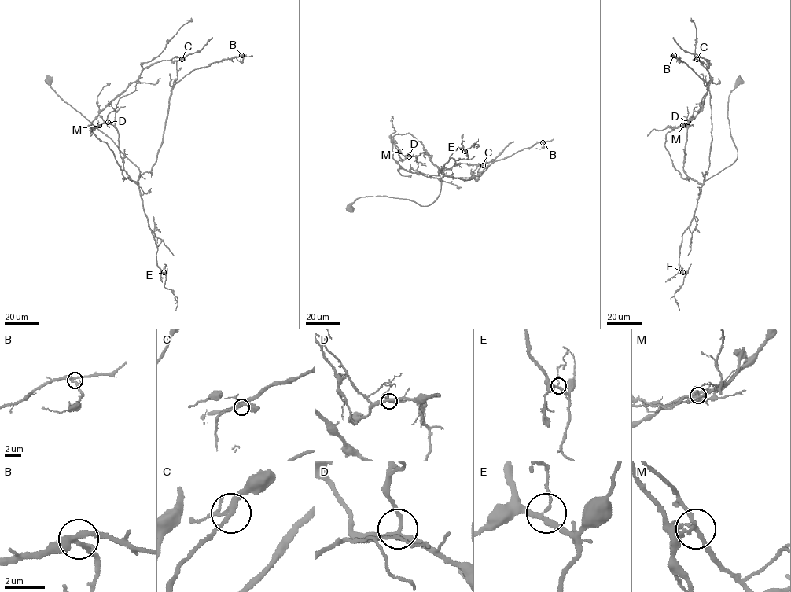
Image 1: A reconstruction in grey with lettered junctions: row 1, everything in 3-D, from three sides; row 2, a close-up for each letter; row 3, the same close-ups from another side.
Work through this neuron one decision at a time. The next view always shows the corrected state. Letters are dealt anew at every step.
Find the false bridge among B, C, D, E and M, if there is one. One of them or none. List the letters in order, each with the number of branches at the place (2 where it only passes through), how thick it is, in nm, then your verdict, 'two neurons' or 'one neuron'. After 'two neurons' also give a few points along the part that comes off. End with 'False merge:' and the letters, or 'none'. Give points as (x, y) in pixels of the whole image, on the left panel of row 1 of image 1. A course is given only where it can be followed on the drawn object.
B: 4 | 280 nm | one neuron
C: 3 | 200 nm | one neuron
D: 3 | 240 nm | one neuron
E: 3 | 220 nm | one neuron
M: 4 | 180 nm | two neurons | (99, 125), (90, 127), (94, 130), (90, 129), (90, 136)
False merge: M

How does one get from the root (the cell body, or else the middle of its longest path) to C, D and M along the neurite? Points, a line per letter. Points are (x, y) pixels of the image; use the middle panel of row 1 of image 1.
C: (350, 207), (361, 196), (378, 196), (427, 206), (439, 193), (439, 172), (463, 180), (478, 179), (483, 165)
D: (350, 207), (364, 196), (430, 204), (441, 189), (438, 168), (425, 152), (409, 156)
M: (350, 207), (364, 196), (423, 206), (436, 199), (441, 180), (431, 156), (400, 152)

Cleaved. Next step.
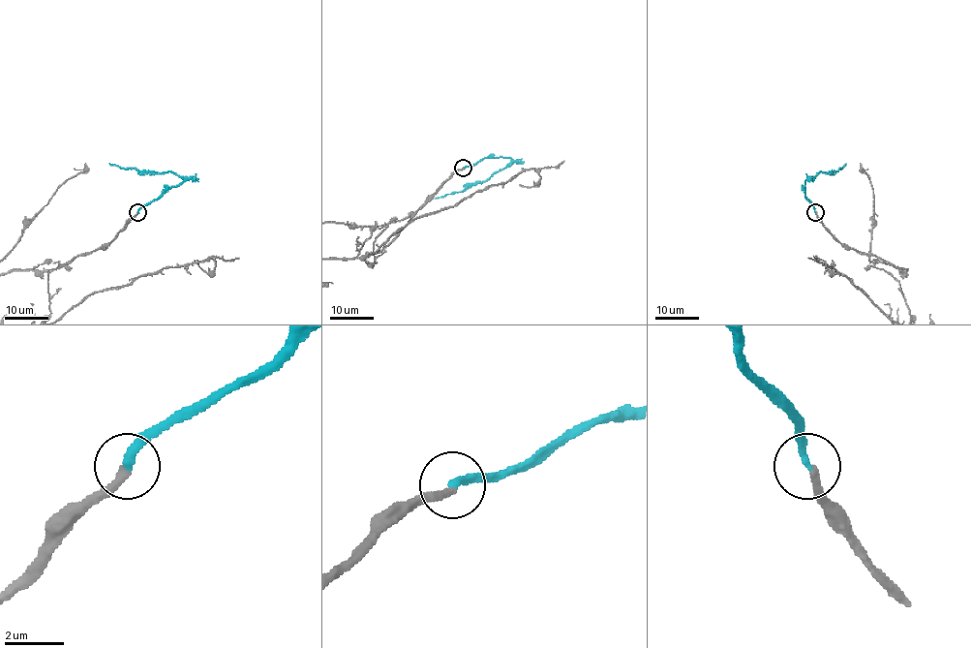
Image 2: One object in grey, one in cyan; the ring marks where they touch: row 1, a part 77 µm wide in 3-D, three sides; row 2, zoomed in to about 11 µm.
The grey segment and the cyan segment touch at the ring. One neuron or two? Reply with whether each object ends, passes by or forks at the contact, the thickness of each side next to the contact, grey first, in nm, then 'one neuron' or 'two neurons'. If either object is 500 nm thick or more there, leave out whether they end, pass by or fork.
grey ends there; cyan ends there; 280 nm thick on the grey side, 280 nm on the other; one neuron

